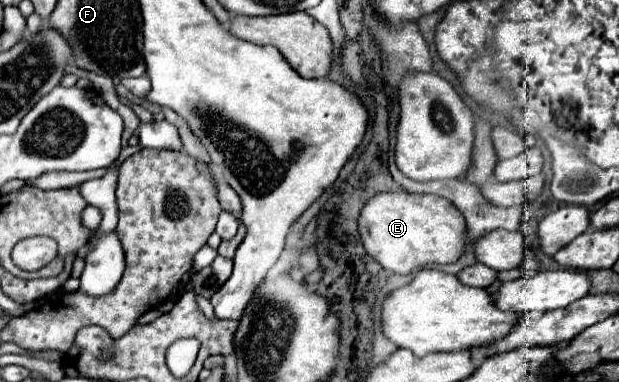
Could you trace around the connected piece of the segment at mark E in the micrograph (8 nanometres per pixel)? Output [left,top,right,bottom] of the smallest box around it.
[360,193,464,275]

